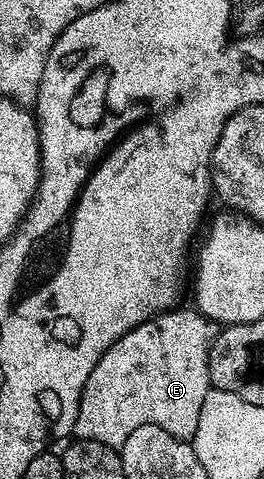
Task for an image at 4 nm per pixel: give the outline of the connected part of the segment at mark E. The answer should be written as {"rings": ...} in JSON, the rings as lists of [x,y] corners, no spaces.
{"rings":[[[174,308],[164,314],[154,314],[143,324],[128,330],[122,338],[115,340],[107,352],[95,364],[91,376],[81,393],[81,403],[73,434],[78,439],[96,440],[108,446],[119,448],[143,424],[155,424],[176,438],[192,440],[195,428],[199,428],[199,408],[209,395],[209,353],[219,333],[218,323],[203,316],[195,308],[181,310]]]}

